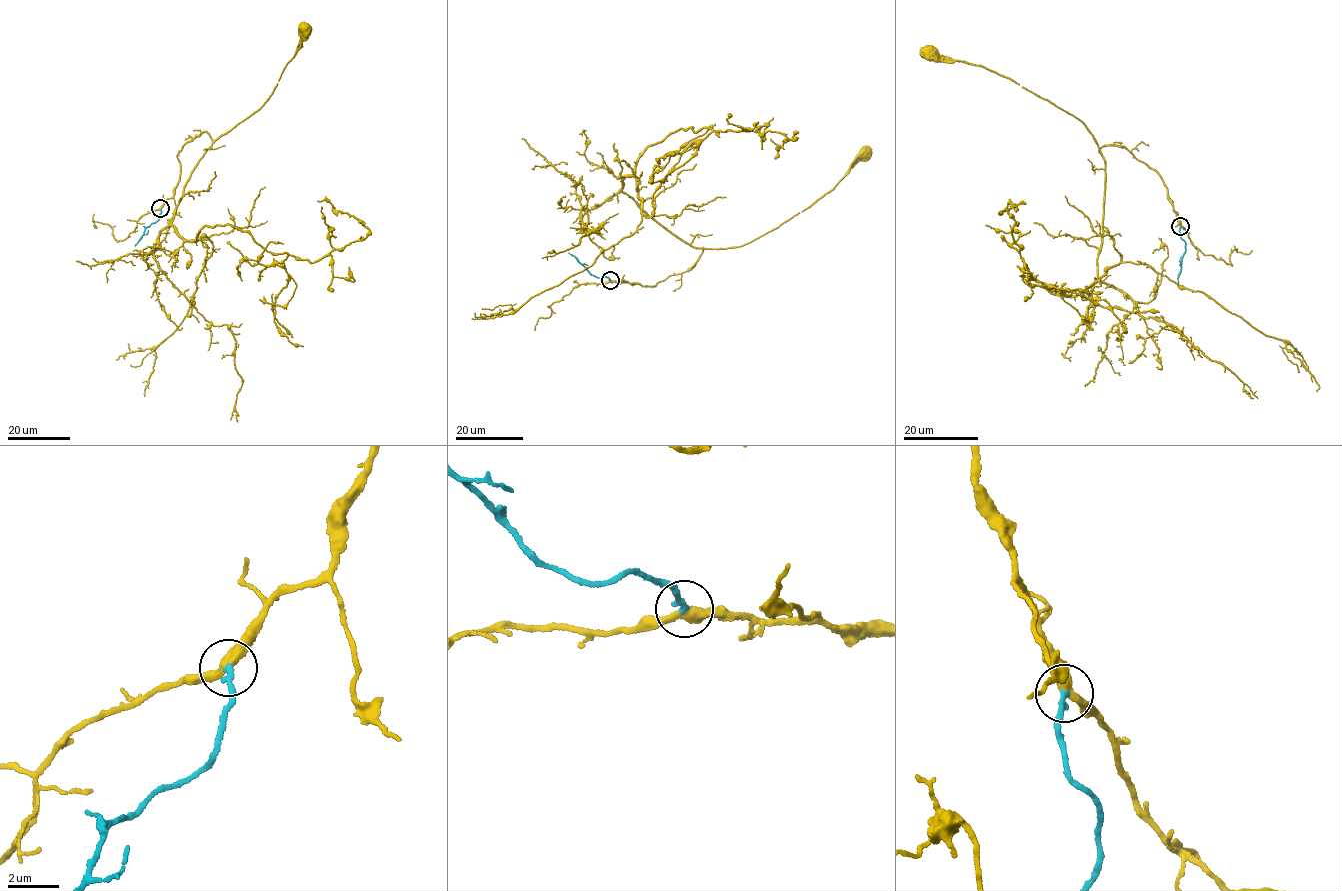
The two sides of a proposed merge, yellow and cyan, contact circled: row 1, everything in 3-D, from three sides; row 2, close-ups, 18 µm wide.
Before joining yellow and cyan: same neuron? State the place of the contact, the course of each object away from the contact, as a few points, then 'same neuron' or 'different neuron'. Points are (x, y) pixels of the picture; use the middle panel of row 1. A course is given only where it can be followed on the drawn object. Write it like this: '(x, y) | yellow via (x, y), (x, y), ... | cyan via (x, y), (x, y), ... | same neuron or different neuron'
(610, 280) | yellow via (610, 281), (653, 287), (673, 274), (690, 269), (698, 261), (702, 248), (751, 242), (830, 191), (864, 153) | cyan via (610, 281), (605, 276), (596, 278), (569, 252) | same neuron

